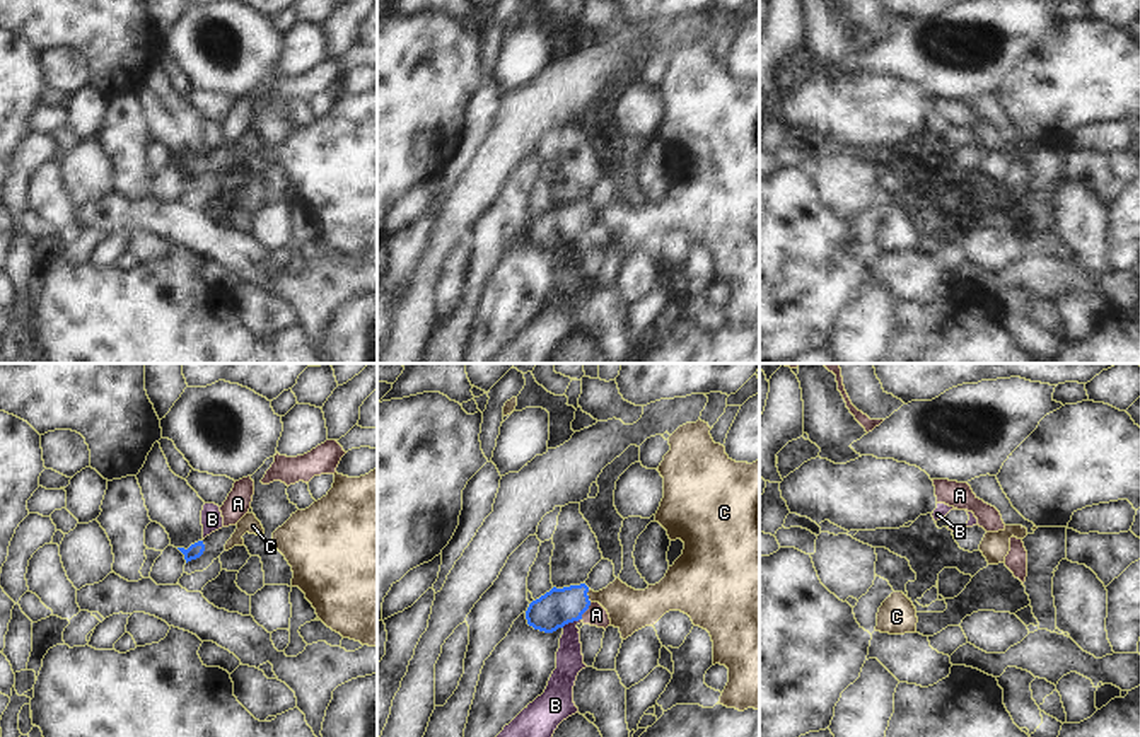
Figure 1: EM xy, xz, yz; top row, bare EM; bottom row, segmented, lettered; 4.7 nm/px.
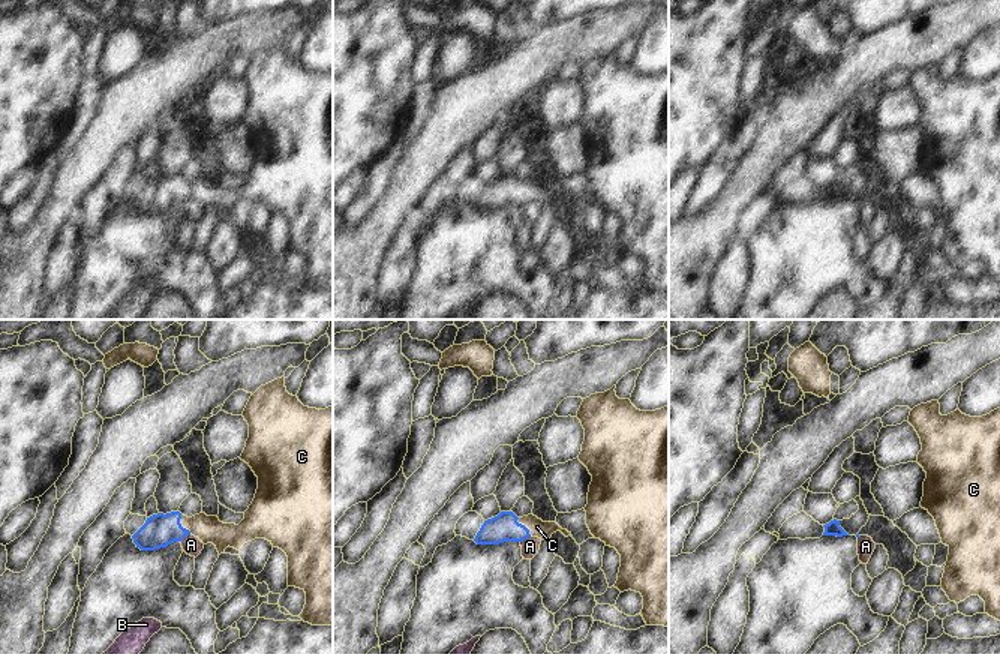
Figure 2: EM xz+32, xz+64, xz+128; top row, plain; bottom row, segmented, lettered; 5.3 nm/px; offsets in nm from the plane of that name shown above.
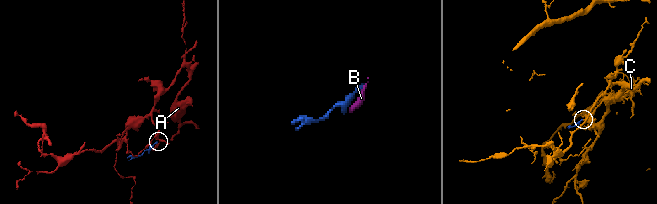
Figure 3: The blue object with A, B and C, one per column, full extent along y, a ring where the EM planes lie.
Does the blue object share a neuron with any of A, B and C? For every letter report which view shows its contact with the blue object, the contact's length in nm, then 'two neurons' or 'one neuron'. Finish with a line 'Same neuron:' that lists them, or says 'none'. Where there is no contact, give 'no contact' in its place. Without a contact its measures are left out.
A: xz | 90 nm | two neurons
B: xz | 100 nm | two neurons
C: xz | 70 nm | one neuron
Same neuron: C

